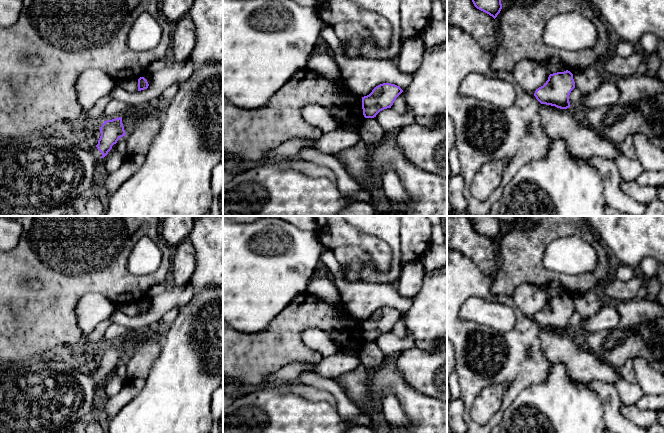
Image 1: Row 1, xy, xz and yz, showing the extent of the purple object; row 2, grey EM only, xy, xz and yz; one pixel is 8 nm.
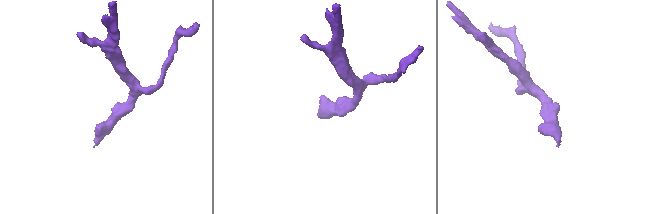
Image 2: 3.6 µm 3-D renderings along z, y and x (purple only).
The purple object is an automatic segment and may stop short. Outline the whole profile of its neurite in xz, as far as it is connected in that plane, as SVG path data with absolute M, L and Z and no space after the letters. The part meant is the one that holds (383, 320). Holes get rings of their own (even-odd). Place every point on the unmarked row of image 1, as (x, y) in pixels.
M391 307L376 310L369 319L362 321L364 341L374 342L380 335L391 332L402 316L399 310Z

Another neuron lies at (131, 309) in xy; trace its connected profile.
M127 303L123 305L115 305L115 308L119 309L124 314L135 317L138 316L138 303Z

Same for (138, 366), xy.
M146 334L140 338L135 353L125 359L127 379L146 379L151 366L161 351L160 337L156 334Z

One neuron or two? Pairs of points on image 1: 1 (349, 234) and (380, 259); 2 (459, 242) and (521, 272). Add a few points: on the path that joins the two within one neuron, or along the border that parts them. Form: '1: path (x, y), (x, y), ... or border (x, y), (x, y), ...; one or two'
1: path (357, 238), (363, 240), (374, 251); one
2: border (495, 243), (497, 270), (492, 277); two

